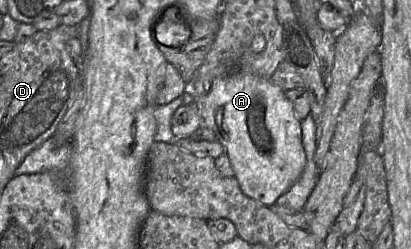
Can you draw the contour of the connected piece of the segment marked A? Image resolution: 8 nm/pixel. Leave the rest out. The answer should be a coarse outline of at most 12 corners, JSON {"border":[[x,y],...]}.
{"border":[[270,79],[186,85],[249,198],[302,175],[301,121]]}

